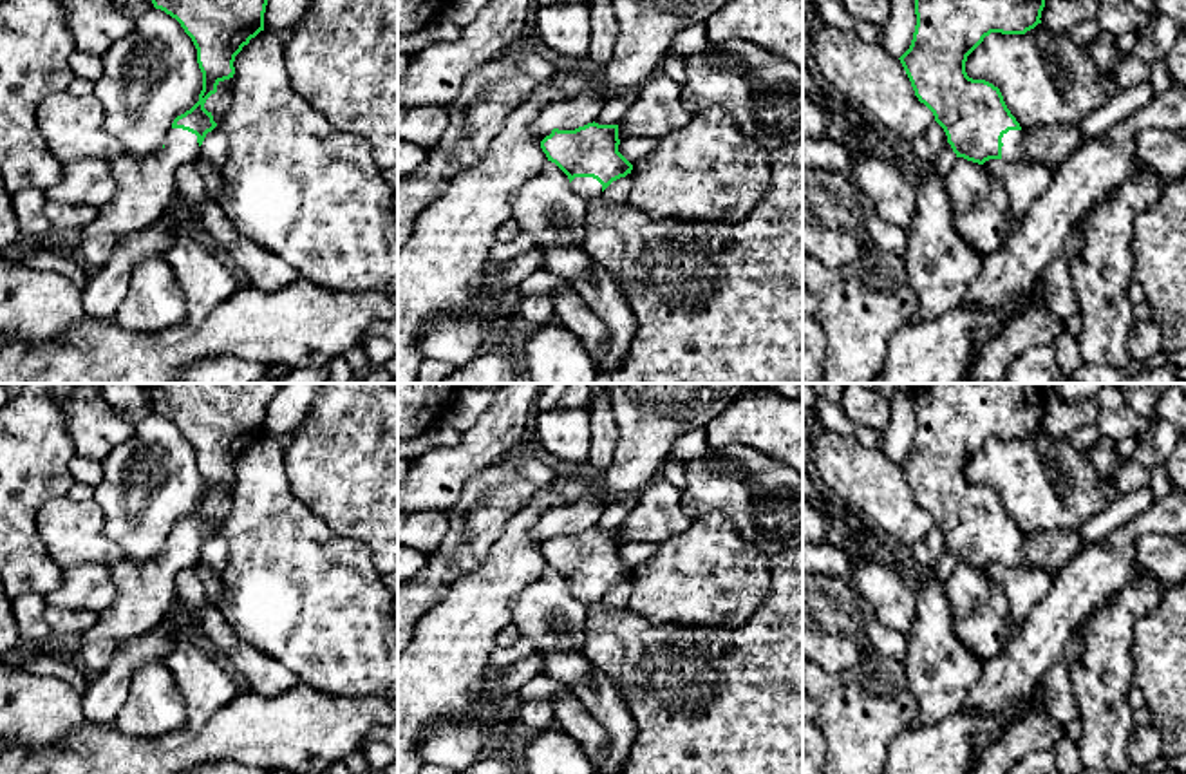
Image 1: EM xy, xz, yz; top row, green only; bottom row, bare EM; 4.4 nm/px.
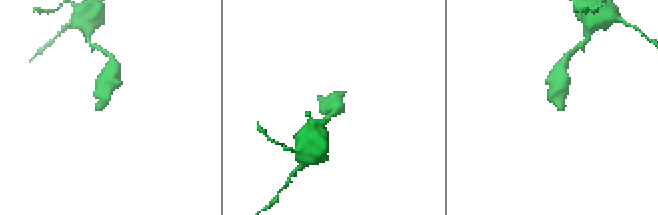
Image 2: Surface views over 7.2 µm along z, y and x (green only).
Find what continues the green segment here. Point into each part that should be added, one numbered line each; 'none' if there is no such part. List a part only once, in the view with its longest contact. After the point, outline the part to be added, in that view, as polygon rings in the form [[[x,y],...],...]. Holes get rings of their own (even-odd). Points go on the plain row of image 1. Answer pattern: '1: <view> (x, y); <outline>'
1: yz (1013, 556); [[[1009,535],[1002,543],[1002,564],[1012,568],[1012,570],[1029,570],[1031,566],[1027,564],[1025,552],[1023,552],[1023,535]]]

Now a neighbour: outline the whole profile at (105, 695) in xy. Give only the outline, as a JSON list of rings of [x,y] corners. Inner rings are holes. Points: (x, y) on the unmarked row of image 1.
[[[170,611],[150,631],[119,644],[108,667],[90,676],[83,694],[83,714],[90,725],[112,727],[127,700],[134,671],[145,662],[165,662],[168,651],[184,637],[195,637],[192,624]]]

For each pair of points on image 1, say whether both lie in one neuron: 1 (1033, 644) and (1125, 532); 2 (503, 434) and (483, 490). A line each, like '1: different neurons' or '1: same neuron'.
1: same neuron
2: different neurons

